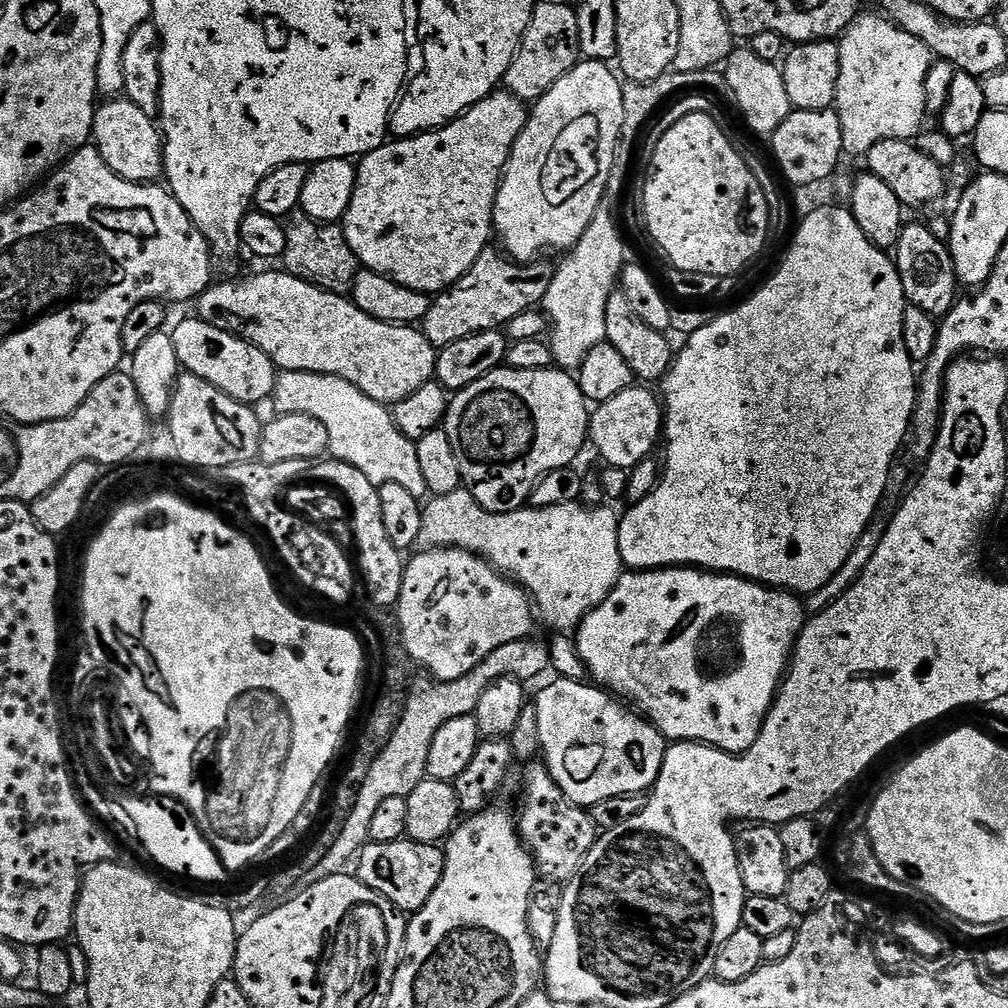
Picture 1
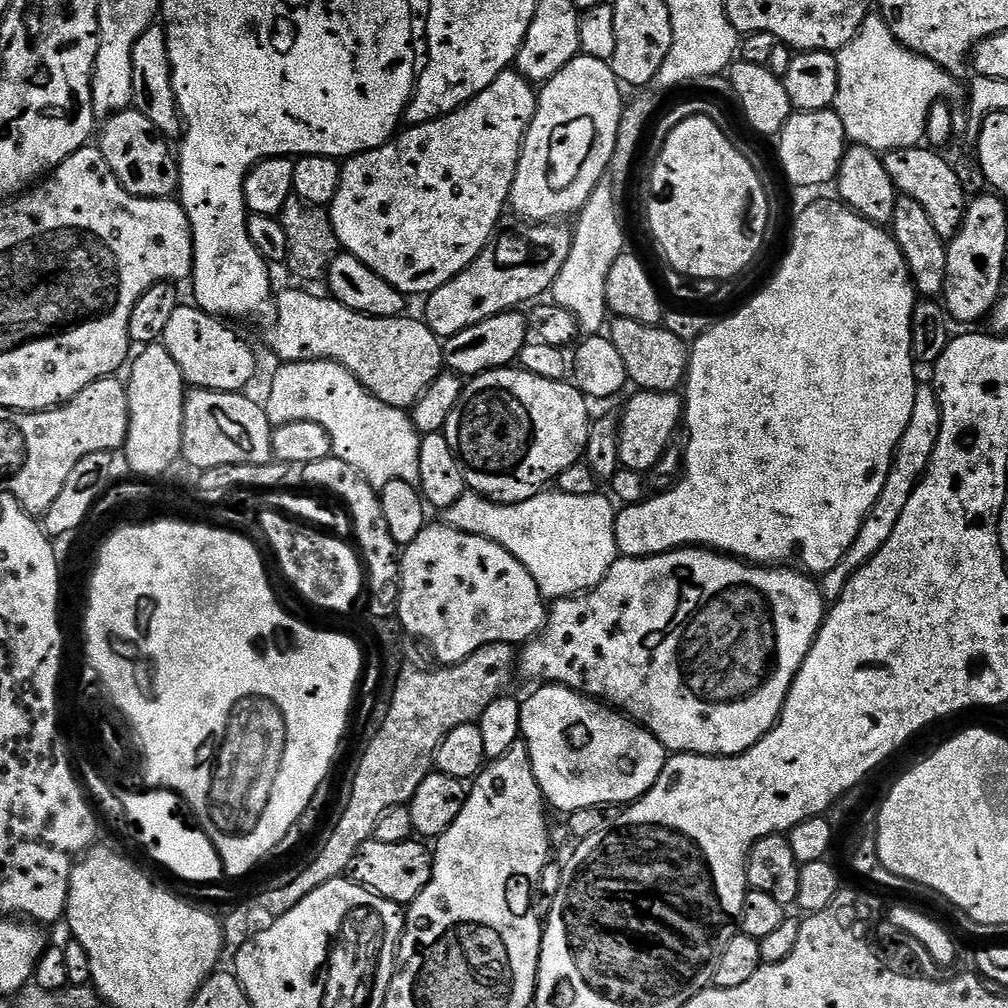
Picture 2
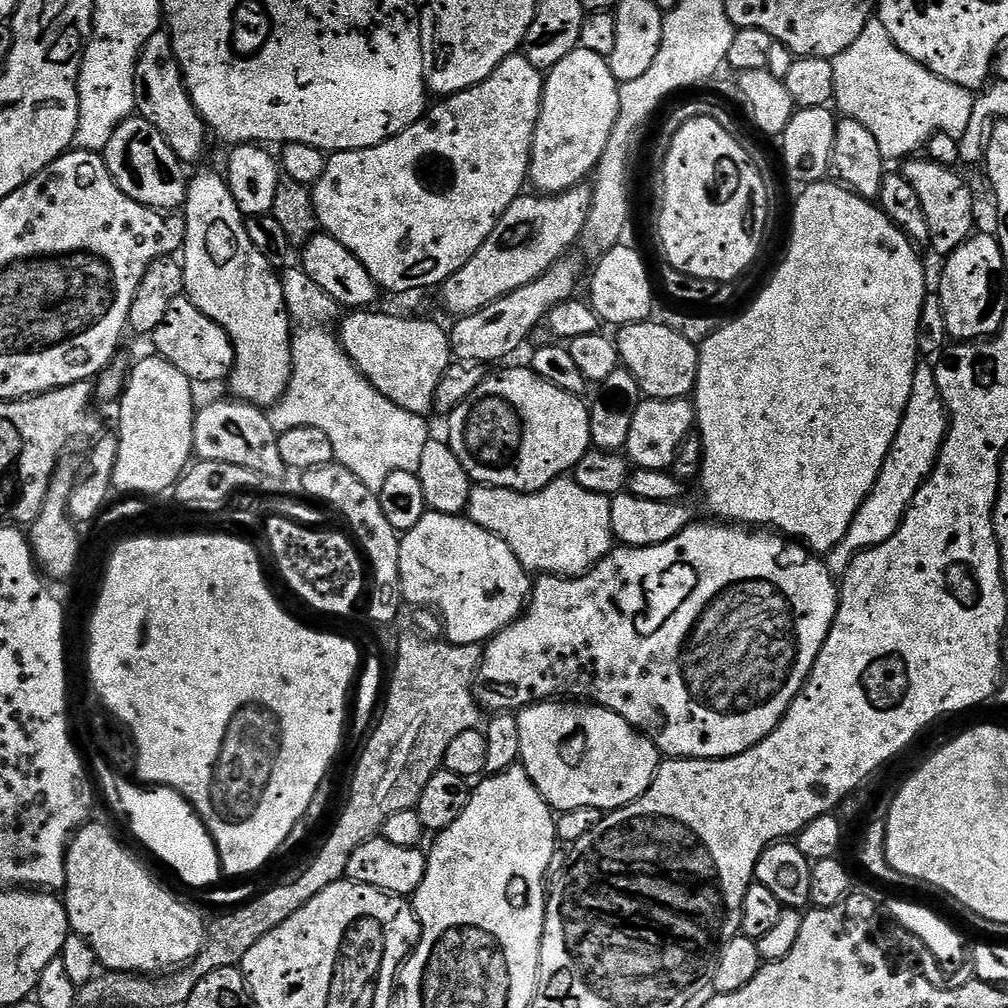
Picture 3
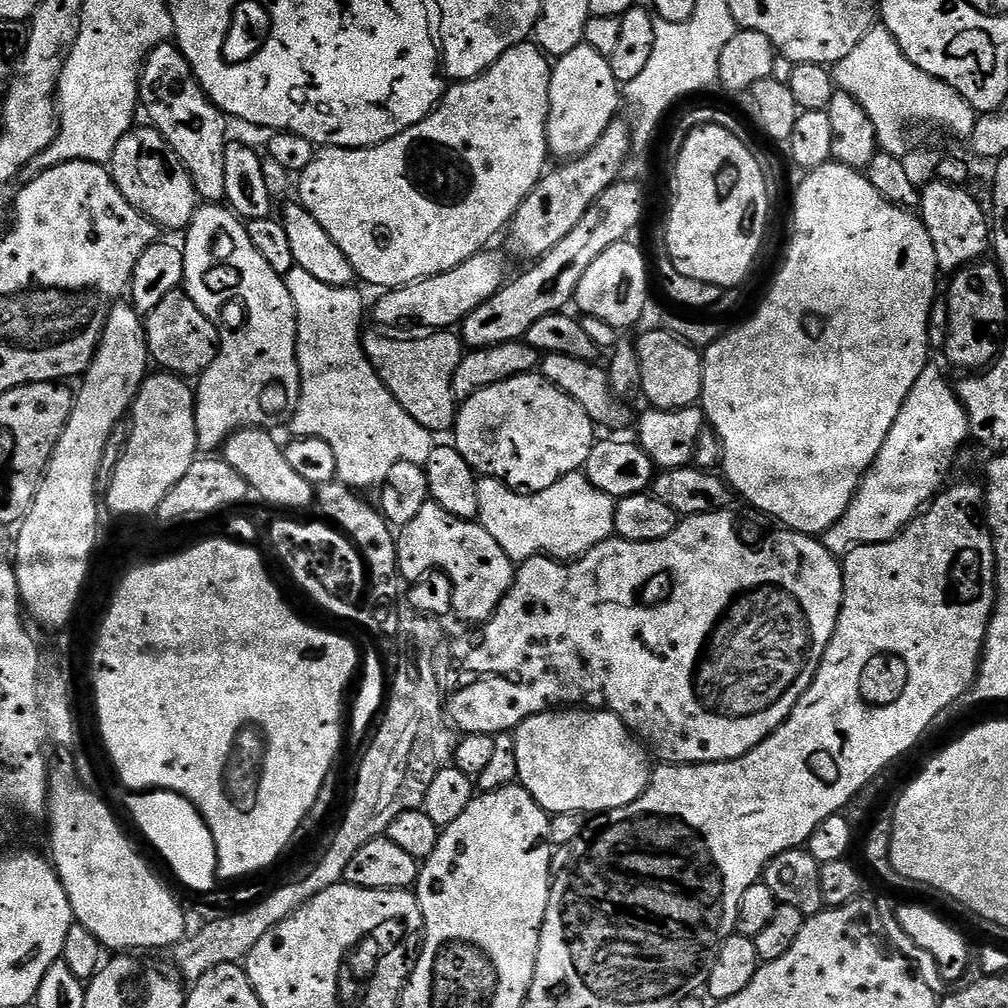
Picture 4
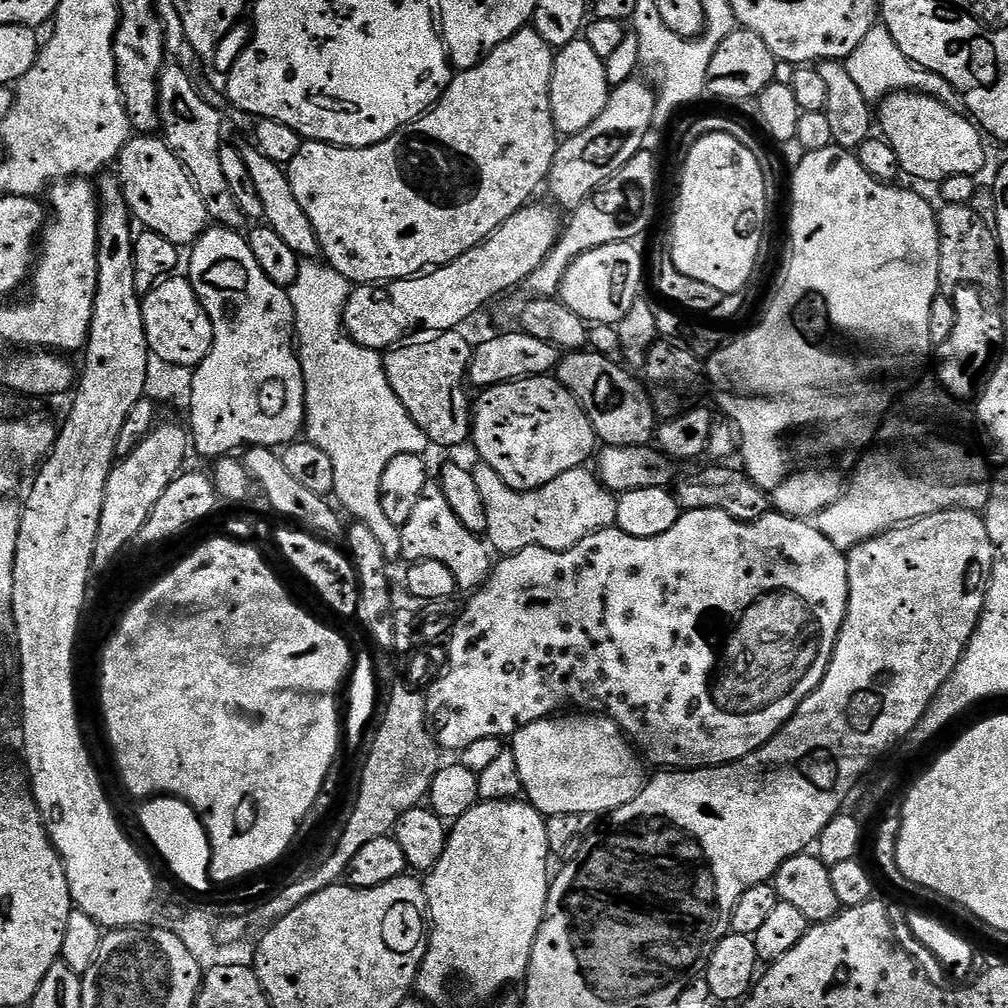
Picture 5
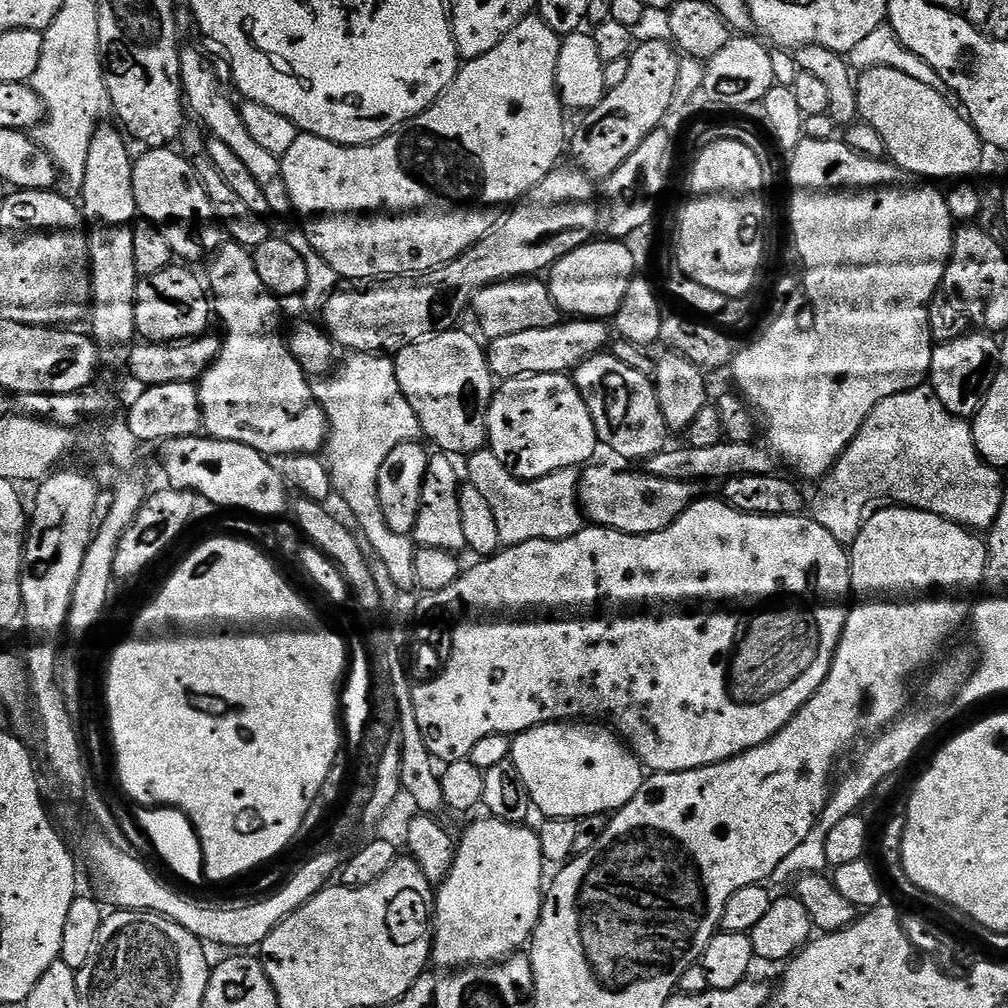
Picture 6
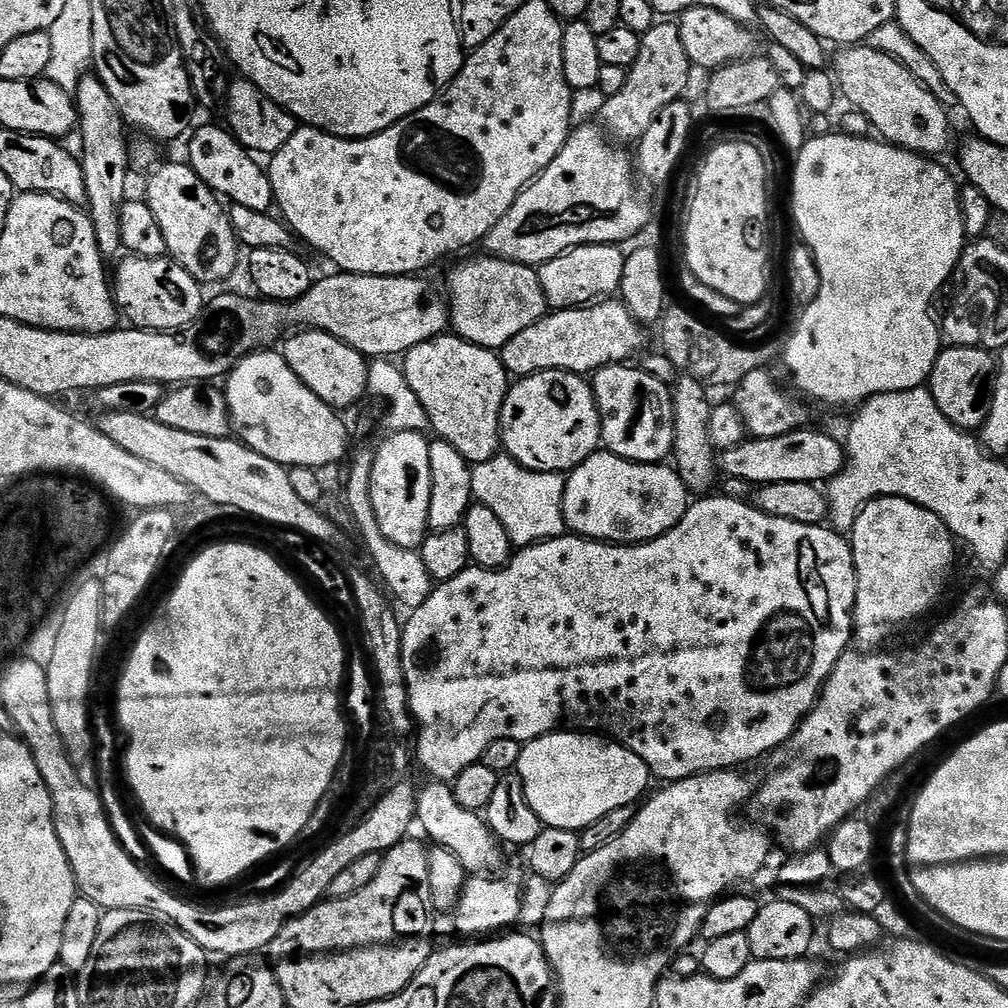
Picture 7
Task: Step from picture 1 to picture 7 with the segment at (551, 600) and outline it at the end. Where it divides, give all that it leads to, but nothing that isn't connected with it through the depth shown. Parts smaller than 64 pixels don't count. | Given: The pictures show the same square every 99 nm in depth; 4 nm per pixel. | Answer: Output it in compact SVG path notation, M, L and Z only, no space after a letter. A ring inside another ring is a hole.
M501 454L473 467L472 495L475 503L484 504L498 514L498 522L506 526L506 534L510 534L513 545L522 549L565 535L564 482L561 473L535 472L523 468L513 456Z

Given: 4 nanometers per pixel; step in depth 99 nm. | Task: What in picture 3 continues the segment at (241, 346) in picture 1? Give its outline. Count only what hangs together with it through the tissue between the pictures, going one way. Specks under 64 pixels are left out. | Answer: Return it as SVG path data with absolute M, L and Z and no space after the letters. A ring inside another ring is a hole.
M182 295L166 310L166 318L162 318L162 326L154 330L150 337L155 355L166 359L178 368L186 378L197 385L212 384L215 380L227 381L232 374L232 367L236 364L236 355L232 349L230 338L218 322L206 318L198 306L188 301Z

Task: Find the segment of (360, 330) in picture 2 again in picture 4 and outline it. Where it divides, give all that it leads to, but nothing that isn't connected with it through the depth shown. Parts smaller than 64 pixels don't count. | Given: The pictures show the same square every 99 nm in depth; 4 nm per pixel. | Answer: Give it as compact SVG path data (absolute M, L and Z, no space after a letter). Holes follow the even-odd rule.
M436 330L425 335L428 336L425 340L399 340L396 334L375 331L363 333L364 352L386 390L390 390L398 406L402 406L402 410L428 432L439 434L447 428L449 431L455 425L458 411L452 379L466 355L461 337L452 330Z

